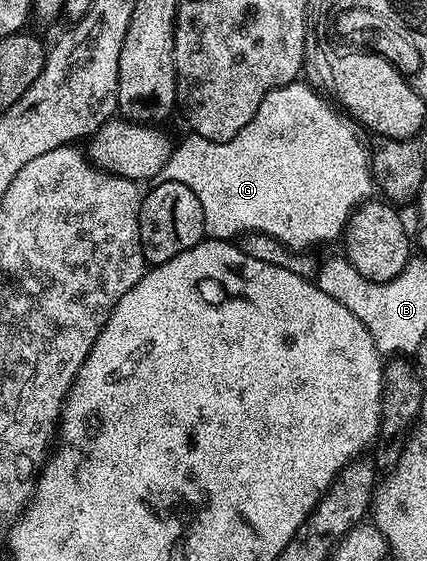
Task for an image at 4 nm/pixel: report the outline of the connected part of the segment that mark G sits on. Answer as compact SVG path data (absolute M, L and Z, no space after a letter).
M305 82L271 90L263 102L259 102L255 118L251 118L235 138L217 144L189 134L178 148L176 145L170 151L156 179L174 180L190 188L195 198L199 198L199 206L203 206L205 236L214 240L232 241L248 233L261 233L289 250L311 250L307 248L340 241L353 209L374 195L375 172L371 167L370 149L365 149L364 142L357 137L358 129L324 98L318 89Z

